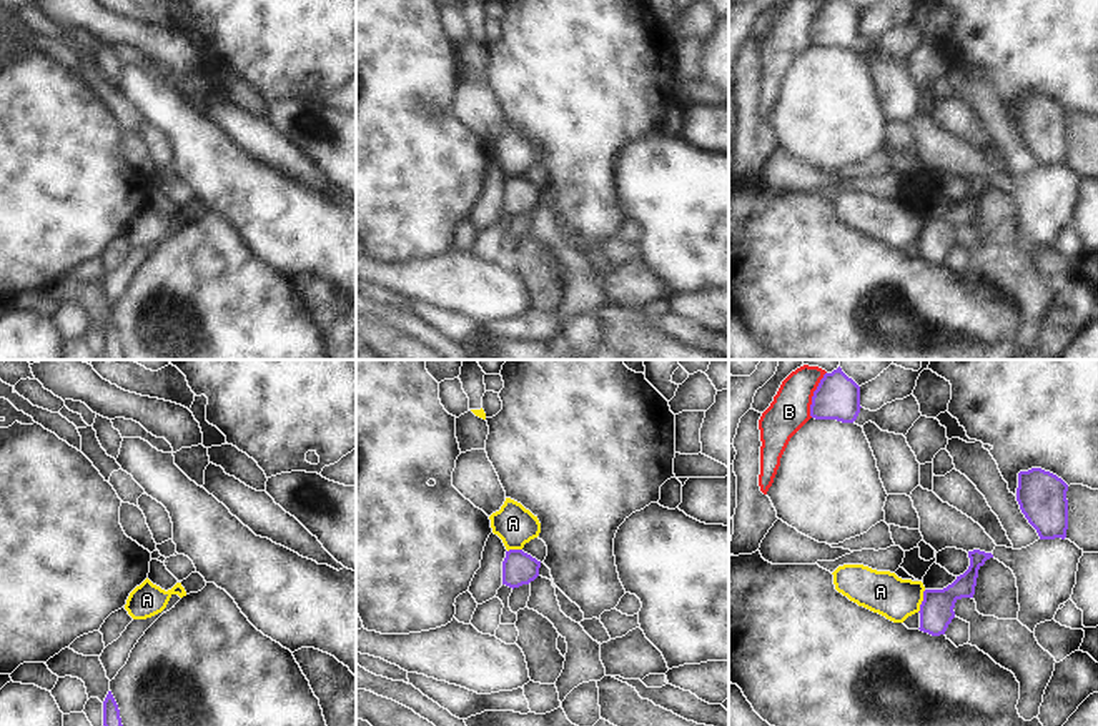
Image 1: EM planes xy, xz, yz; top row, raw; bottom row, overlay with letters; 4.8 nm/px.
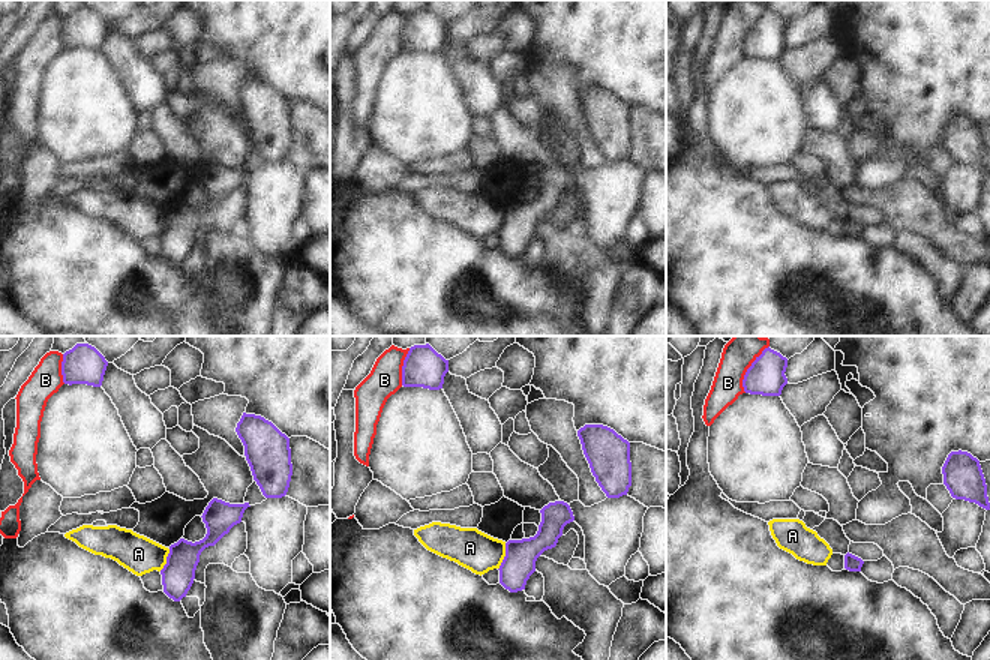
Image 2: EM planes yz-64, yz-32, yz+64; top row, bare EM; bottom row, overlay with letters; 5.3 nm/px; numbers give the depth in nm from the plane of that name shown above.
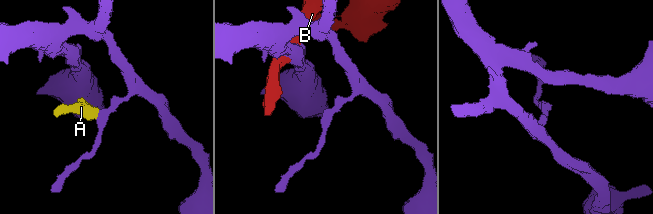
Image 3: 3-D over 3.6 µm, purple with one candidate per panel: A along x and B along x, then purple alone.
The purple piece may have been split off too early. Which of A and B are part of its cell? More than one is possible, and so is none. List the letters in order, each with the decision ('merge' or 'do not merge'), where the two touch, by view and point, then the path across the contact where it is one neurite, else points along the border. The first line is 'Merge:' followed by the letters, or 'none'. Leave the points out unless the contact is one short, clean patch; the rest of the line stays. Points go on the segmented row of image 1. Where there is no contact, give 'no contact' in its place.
Merge: none
A: do not merge; meets purple in yz at (922, 601); border along yz (925, 590), (917, 611)
B: do not merge; meets purple in yz at (814, 395)

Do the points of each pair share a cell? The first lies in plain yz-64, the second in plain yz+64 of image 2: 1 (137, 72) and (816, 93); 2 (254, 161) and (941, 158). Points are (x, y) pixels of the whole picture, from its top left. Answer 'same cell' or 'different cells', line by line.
1: same cell
2: same cell

